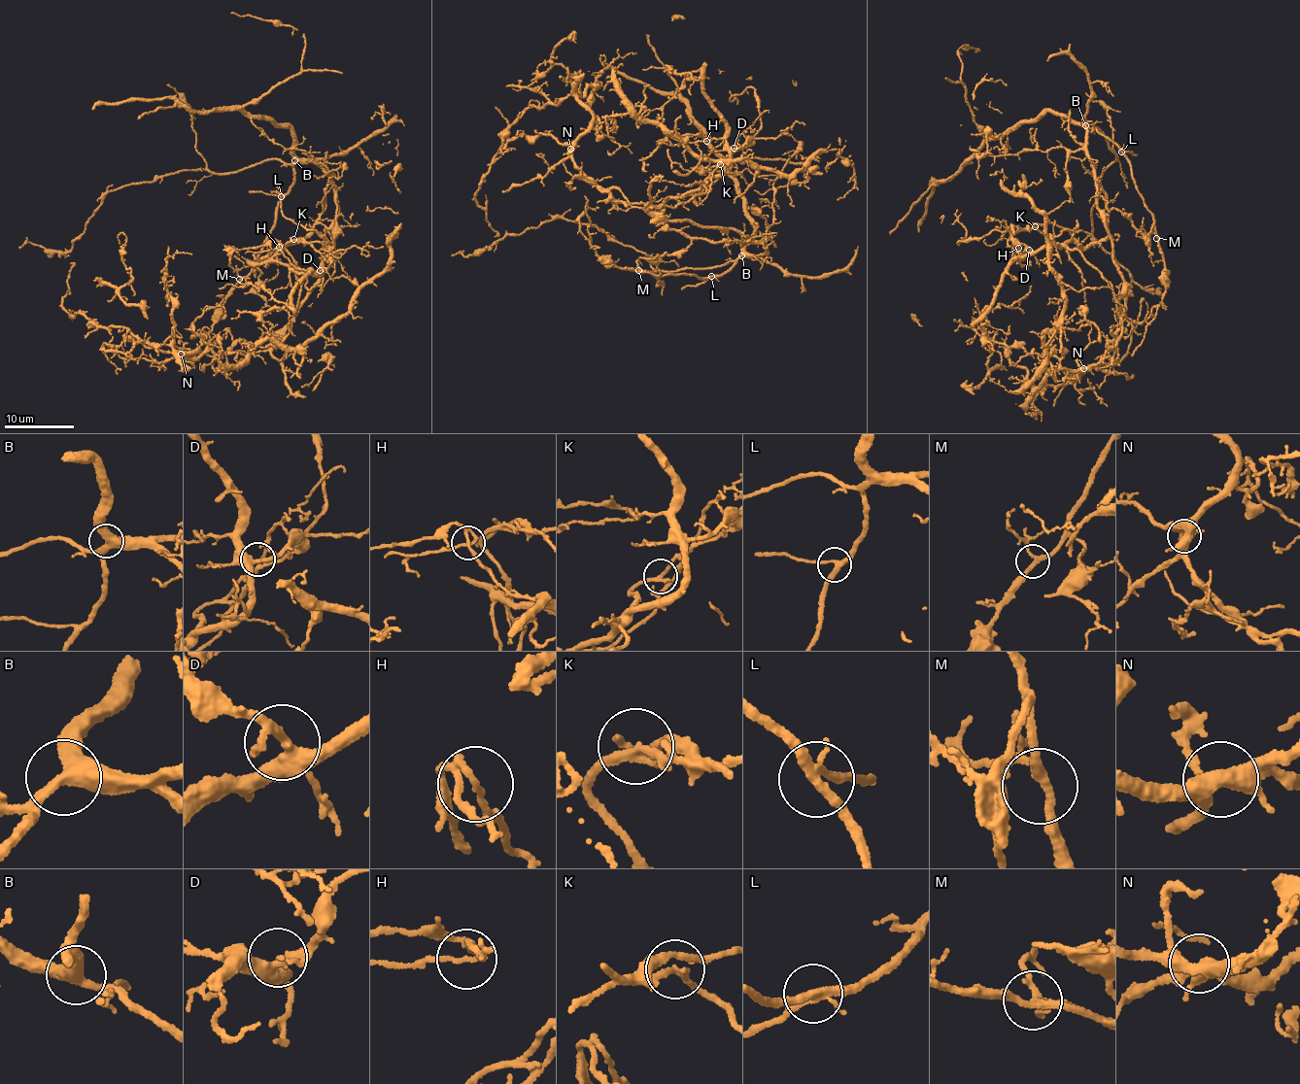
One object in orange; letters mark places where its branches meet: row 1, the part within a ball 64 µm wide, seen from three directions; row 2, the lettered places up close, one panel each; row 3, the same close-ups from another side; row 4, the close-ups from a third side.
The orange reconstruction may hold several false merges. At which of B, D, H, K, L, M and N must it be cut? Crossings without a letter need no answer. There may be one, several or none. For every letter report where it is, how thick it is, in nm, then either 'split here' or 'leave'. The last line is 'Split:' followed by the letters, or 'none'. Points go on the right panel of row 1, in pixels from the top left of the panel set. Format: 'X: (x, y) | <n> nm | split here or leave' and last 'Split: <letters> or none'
B: (1085, 125) | 400 nm | leave
D: (1029, 250) | 320 nm | leave
H: (1018, 248) | 160 nm | leave
K: (1035, 226) | 220 nm | split here
L: (1121, 152) | 240 nm | leave
M: (1156, 238) | 200 nm | leave
N: (1083, 368) | 440 nm | leave
Split: K

